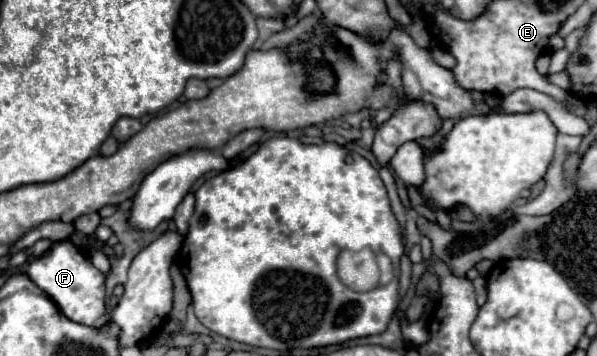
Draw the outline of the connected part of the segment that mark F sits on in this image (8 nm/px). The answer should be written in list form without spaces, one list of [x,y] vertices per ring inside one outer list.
[[[60,242],[52,248],[50,254],[46,254],[40,260],[34,260],[28,266],[26,274],[56,302],[62,314],[66,314],[70,320],[84,326],[96,326],[100,324],[100,318],[106,314],[104,274],[86,258],[82,250],[78,250],[70,242]]]

